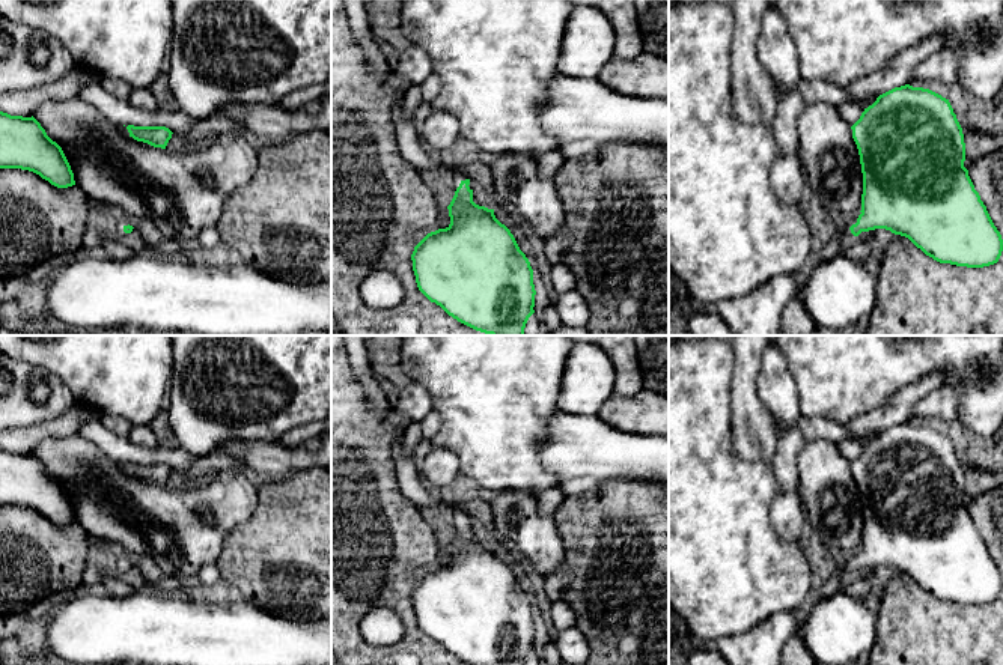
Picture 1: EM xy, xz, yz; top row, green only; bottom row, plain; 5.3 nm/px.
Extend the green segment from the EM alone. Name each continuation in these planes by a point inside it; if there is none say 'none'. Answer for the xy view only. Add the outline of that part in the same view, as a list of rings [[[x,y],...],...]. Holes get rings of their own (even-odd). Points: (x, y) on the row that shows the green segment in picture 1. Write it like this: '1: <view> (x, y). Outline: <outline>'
1: xy (124, 220). Outline: [[[123,215],[117,220],[117,232],[119,232],[119,239],[123,239],[128,233],[123,232],[125,226],[133,226],[134,227],[134,220],[130,217]]]

